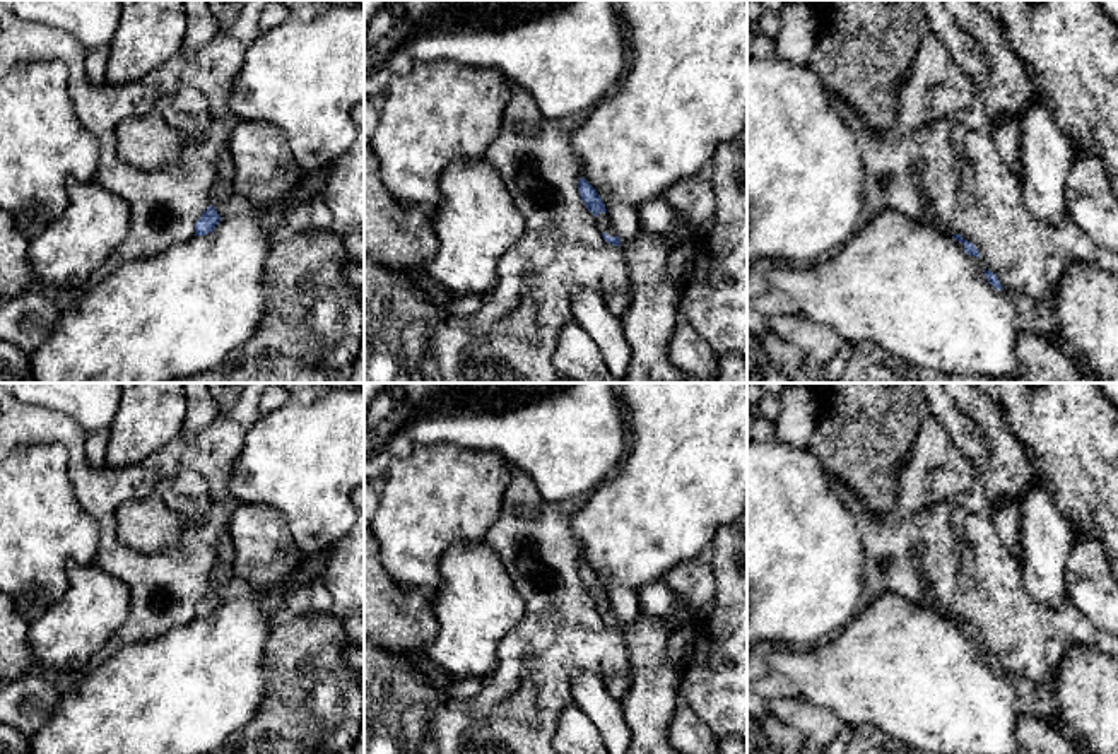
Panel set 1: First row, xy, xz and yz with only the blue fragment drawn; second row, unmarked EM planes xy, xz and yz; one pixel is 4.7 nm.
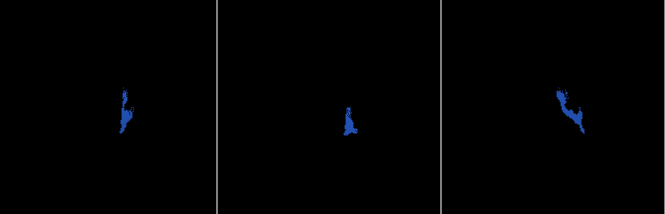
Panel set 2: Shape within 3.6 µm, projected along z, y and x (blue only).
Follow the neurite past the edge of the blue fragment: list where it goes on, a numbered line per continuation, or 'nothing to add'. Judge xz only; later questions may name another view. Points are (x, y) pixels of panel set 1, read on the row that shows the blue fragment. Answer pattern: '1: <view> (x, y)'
1: xz (606, 226)

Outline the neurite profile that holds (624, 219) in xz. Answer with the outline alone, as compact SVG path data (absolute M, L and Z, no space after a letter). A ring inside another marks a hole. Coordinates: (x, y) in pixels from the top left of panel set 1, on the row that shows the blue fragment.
M597 191L597 193L600 195L602 202L605 203L607 217L609 217L615 234L621 238L621 246L624 248L641 231L638 209L633 205L614 202L614 200L607 198L602 191Z

